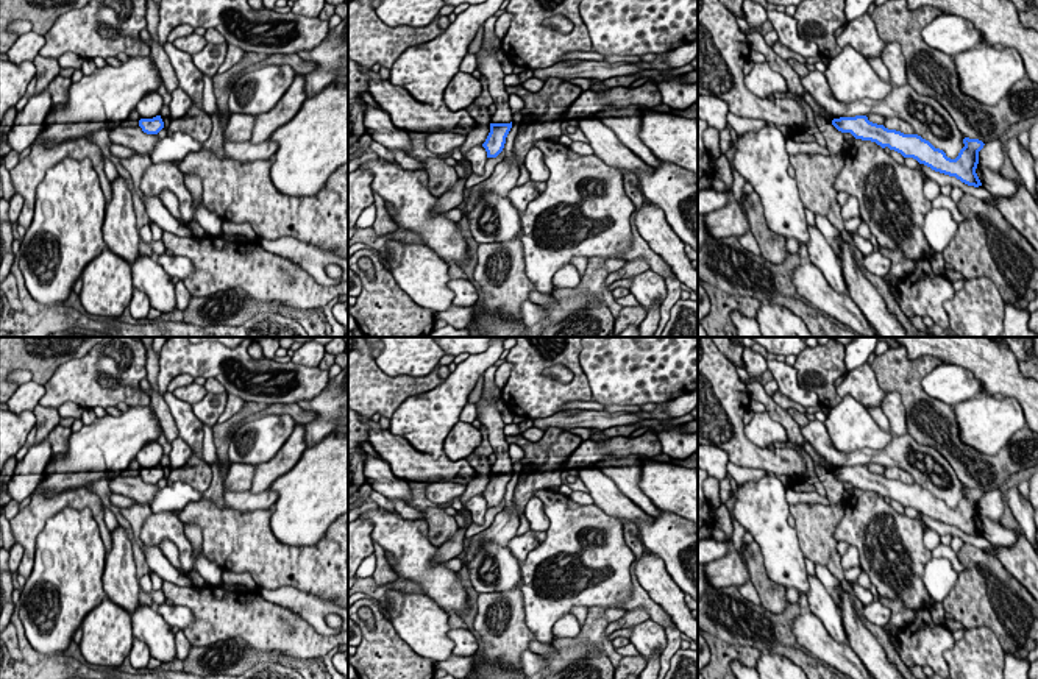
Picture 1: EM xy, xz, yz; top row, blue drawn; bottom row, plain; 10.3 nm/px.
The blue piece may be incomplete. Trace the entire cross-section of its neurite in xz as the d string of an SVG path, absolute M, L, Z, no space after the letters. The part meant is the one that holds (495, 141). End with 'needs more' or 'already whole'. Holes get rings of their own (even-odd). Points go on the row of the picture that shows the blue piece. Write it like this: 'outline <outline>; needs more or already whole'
outline M481 47L478 62L478 70L487 78L487 91L496 106L496 111L492 116L490 133L482 144L487 158L496 158L503 151L514 117L509 108L509 94L504 86L504 72L496 59L499 50L501 48L487 50Z; needs more

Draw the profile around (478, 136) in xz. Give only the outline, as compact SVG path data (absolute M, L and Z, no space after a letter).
M471 105L468 108L470 116L478 123L476 128L467 136L464 145L460 147L462 155L476 145L482 145L490 133L492 114L485 106Z

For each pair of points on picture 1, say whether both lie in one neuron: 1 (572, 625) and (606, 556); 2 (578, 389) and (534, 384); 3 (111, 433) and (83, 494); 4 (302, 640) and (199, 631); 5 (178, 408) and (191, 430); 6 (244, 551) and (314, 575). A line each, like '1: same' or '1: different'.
1: different
2: same
3: different
4: same
5: same
6: same

